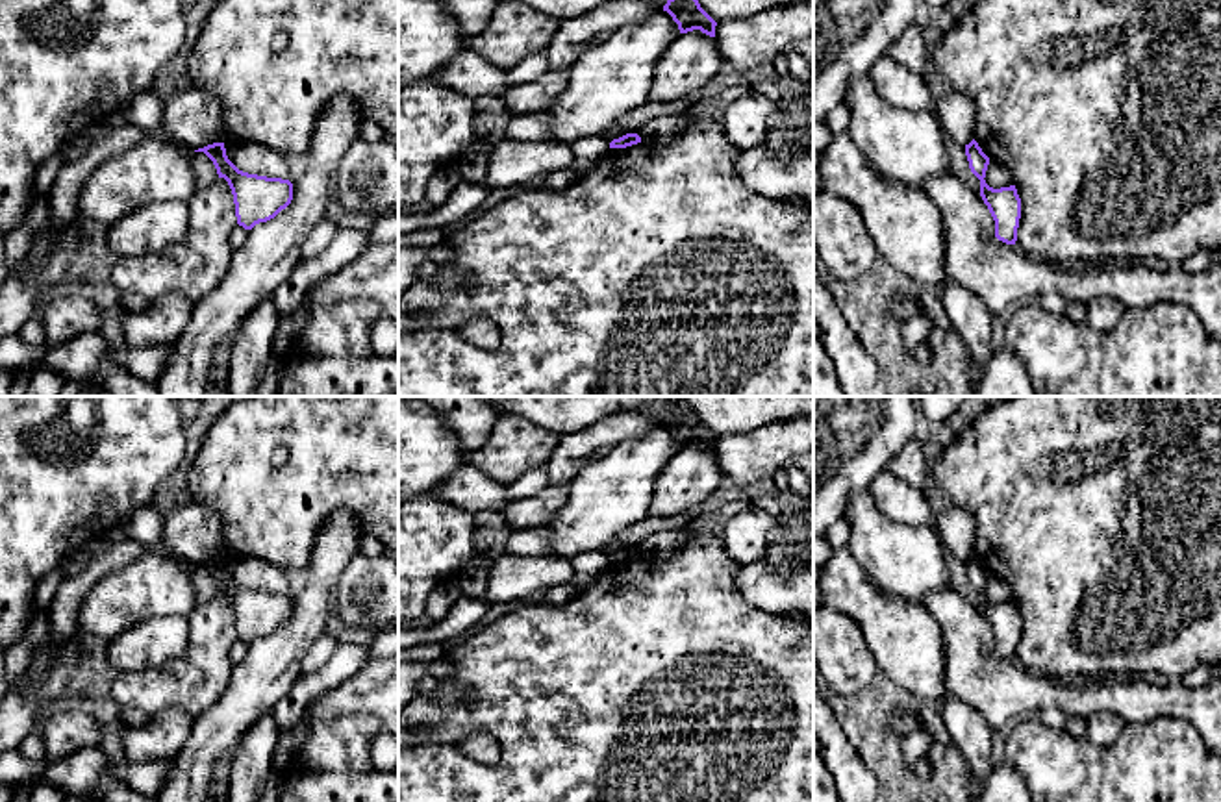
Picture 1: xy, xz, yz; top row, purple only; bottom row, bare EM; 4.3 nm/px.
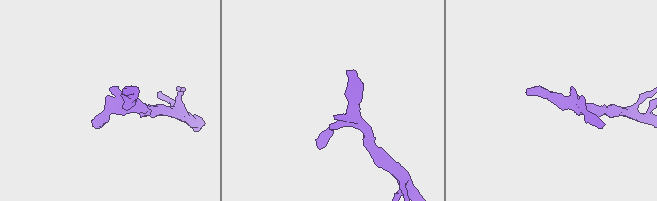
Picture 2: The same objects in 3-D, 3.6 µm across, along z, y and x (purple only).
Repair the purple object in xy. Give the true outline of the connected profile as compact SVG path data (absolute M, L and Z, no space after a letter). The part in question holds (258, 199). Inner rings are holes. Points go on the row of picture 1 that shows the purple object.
M213 143L195 152L204 152L215 165L219 178L232 189L237 224L252 230L274 219L293 200L293 183L239 170L226 156L224 143Z

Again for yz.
M973 139L965 144L971 172L980 180L980 196L995 220L995 237L1006 244L1015 244L1021 219L1021 198L1015 185L993 189L986 183L989 157Z

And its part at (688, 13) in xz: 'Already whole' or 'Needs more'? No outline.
Already whole

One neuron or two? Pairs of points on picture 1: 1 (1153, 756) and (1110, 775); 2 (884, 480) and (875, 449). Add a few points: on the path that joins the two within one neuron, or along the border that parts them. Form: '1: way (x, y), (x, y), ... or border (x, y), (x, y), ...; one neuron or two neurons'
1: way (1142, 767), (1134, 775), (1121, 775); one neuron
2: border (886, 467), (868, 488); two neurons

